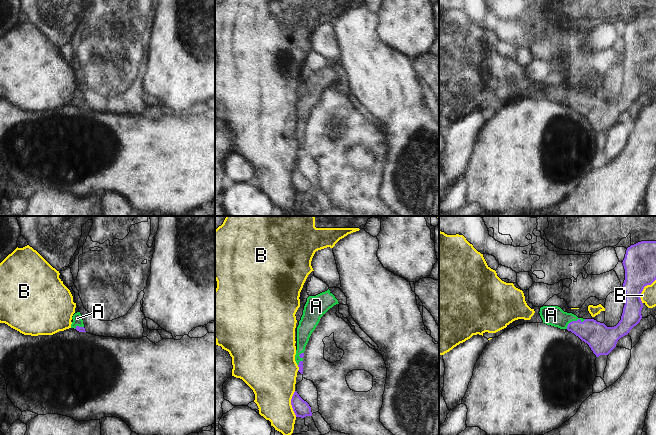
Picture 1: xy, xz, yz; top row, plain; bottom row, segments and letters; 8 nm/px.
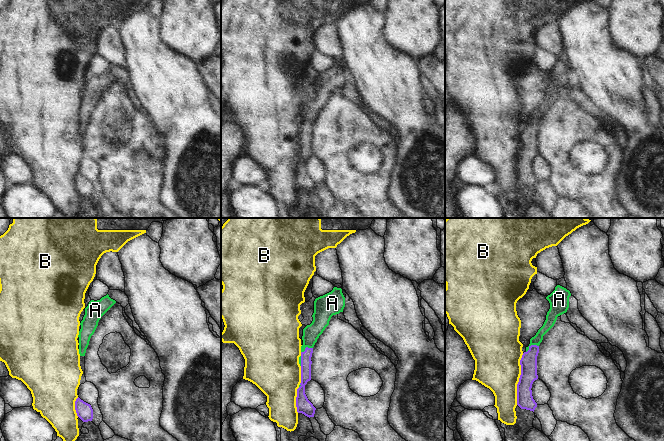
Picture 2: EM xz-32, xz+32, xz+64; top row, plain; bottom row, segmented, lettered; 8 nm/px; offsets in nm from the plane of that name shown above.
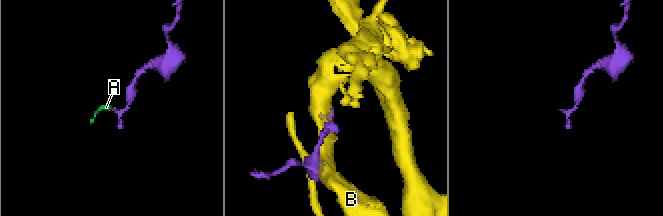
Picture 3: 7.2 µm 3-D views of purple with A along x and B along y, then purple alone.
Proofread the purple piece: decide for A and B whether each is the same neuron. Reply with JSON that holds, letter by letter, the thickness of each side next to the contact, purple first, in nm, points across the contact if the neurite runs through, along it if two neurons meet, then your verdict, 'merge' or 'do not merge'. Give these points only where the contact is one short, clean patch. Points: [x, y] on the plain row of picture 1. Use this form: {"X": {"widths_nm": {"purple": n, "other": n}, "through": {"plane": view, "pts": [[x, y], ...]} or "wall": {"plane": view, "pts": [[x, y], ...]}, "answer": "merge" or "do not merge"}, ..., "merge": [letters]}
{"A": {"widths_nm": {"purple": 220, "other": 160}, "answer": "merge"}, "B": {"widths_nm": {"purple": 260, "other": 130}, "answer": "do not merge"}, "merge": ["A"]}

